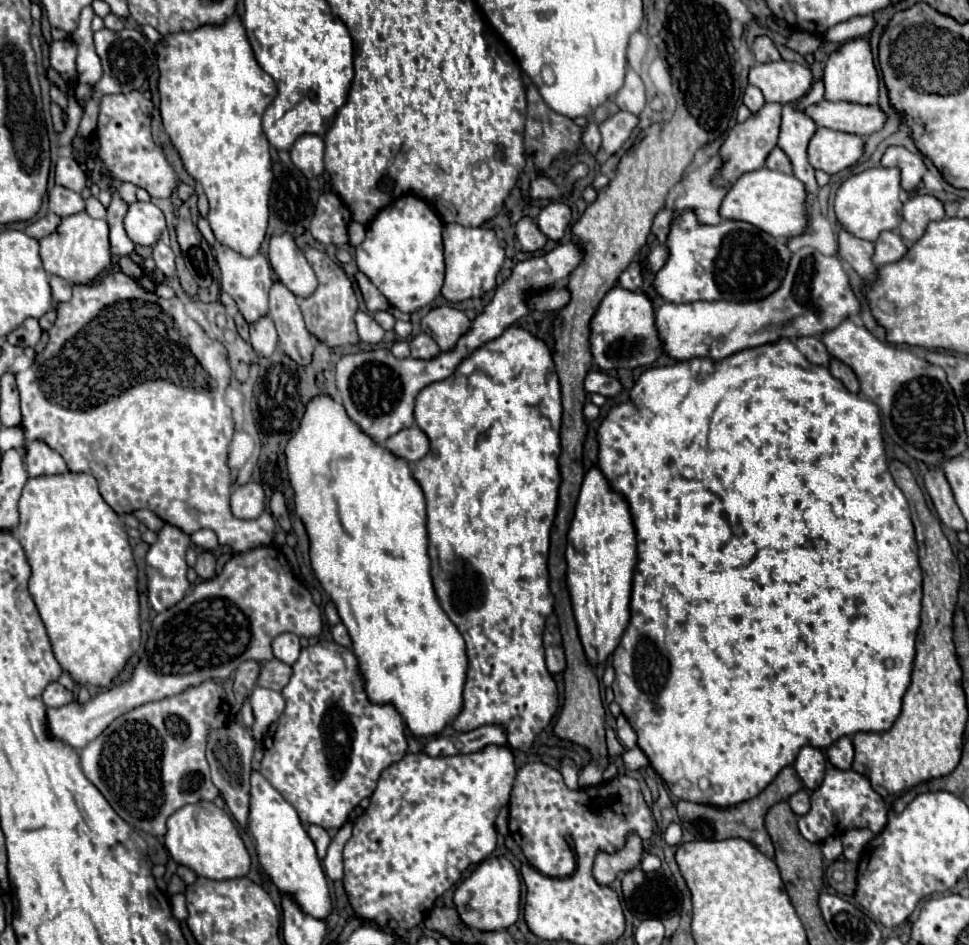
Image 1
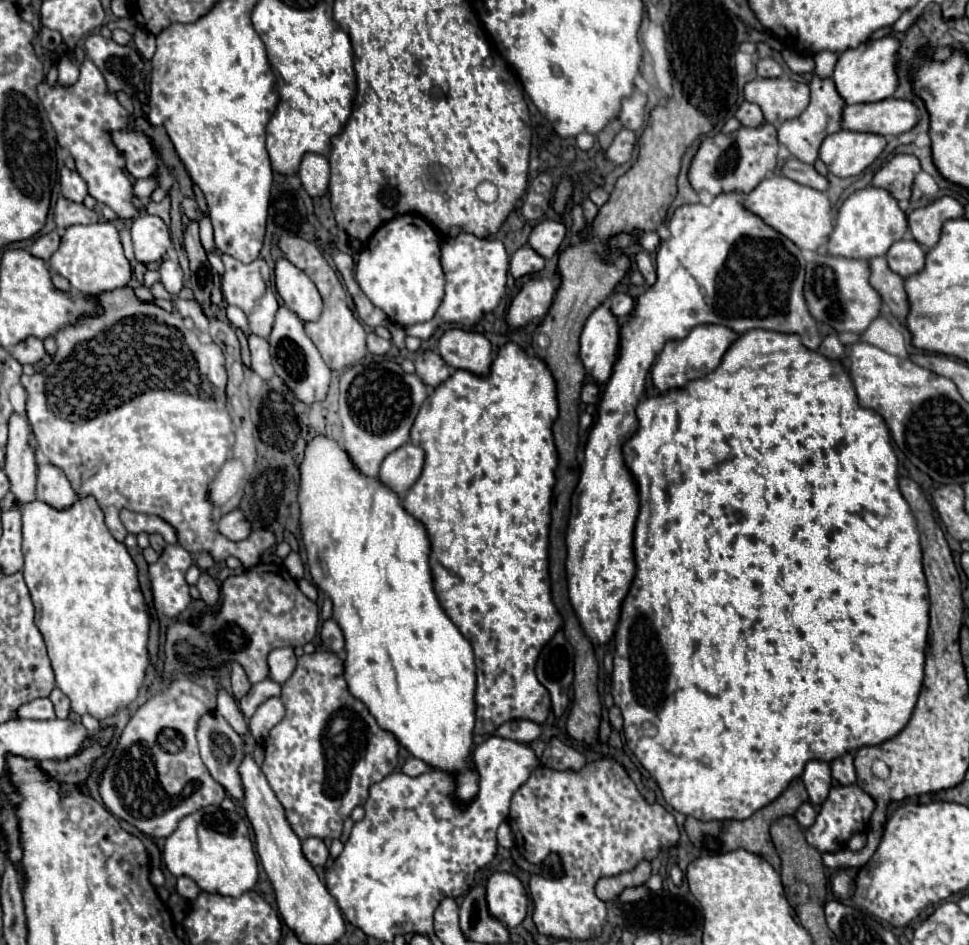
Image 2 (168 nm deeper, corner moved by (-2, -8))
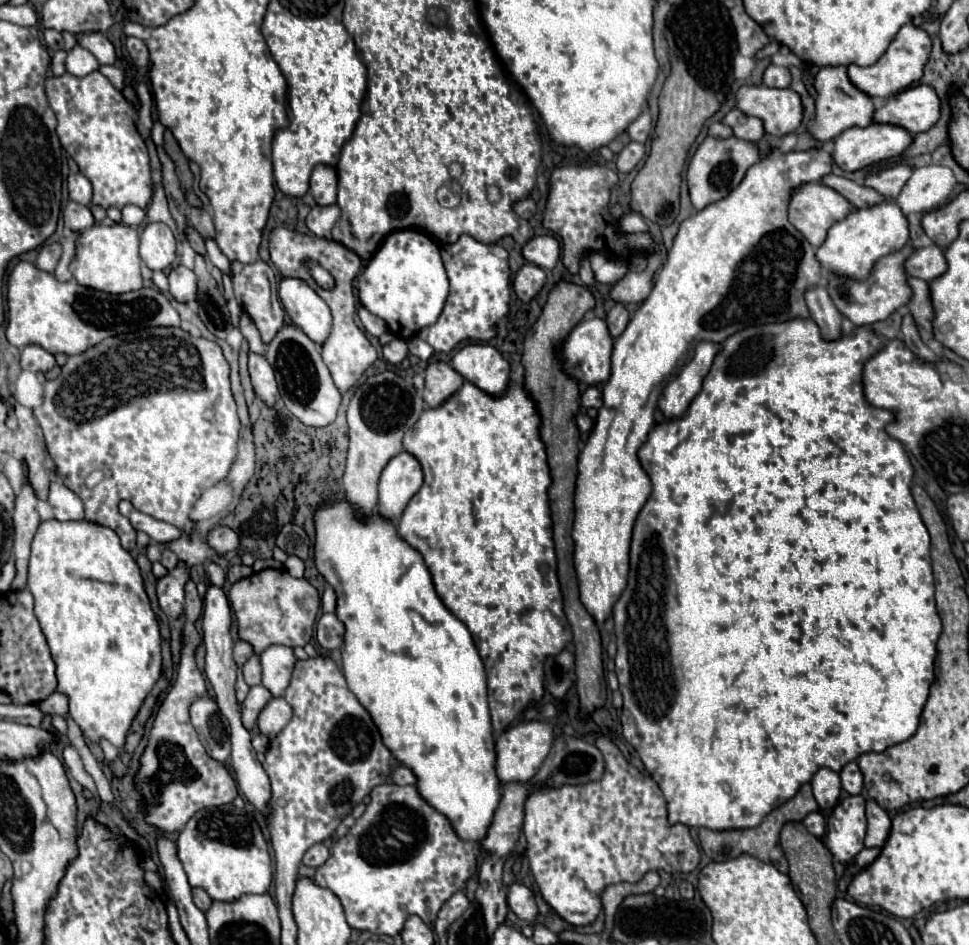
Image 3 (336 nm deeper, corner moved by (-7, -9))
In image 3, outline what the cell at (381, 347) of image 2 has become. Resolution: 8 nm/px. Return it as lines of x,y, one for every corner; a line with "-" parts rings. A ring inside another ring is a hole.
393,339
391,343
383,345
383,357
389,361
389,363
401,363
407,355
407,345
403,339

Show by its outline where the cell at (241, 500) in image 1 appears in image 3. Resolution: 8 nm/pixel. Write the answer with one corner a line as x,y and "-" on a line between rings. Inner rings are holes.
217,525
217,527
209,533
209,545
211,545
219,555
225,555
225,553
229,553
229,551
239,549
239,535
235,535
235,531
231,531
231,527

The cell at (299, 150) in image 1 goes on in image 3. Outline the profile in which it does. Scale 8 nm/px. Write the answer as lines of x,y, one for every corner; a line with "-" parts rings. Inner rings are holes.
317,165
311,173
309,191
319,205
333,205
337,201
337,173
331,165

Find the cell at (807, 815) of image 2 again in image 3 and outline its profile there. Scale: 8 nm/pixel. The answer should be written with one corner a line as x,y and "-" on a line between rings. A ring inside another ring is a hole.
813,811
811,815
807,815
803,819
803,825
807,827
807,831
811,831
815,837
823,837
825,833
825,817
819,811

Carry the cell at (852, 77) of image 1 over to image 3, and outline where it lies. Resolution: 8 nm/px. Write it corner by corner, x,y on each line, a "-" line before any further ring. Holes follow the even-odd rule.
903,25
899,29
899,33
895,35
895,39
889,43
887,51
879,57
879,61
875,61
873,65
861,67
861,65
849,65
847,67
847,75
851,79
851,83
863,91
869,97
889,97
895,95
907,87
911,87
913,83
917,83
923,75
923,67
929,59
929,51
931,51
931,37
913,25

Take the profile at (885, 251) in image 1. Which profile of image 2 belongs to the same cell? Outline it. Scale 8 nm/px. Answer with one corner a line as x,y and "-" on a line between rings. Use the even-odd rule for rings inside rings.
898,240
888,250
888,266
900,274
902,278
908,278
912,274
918,274
924,268
926,250
916,240

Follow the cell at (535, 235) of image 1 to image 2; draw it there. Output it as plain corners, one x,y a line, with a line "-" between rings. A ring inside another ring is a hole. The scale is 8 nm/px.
530,246
520,248
510,258
510,272
514,278
522,278
522,276
538,272
542,268
544,268
544,258
540,254
534,254
534,250
530,250

